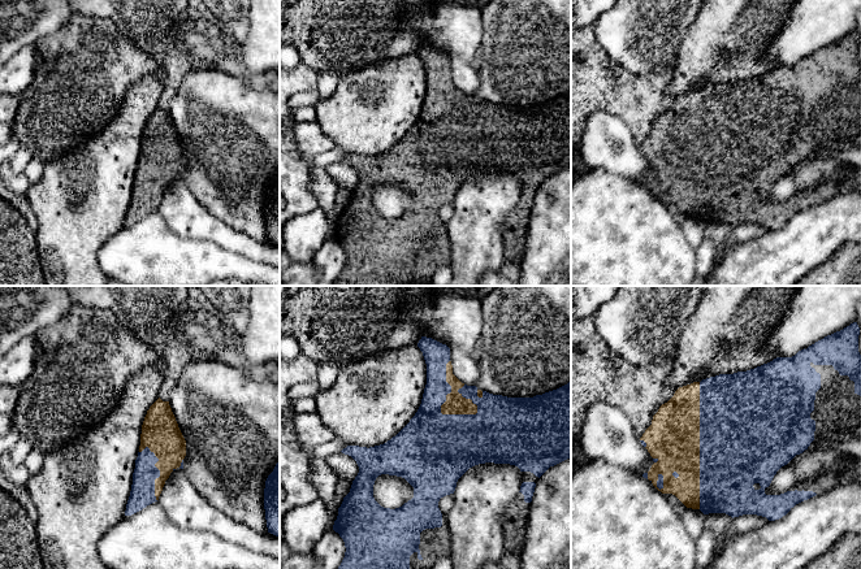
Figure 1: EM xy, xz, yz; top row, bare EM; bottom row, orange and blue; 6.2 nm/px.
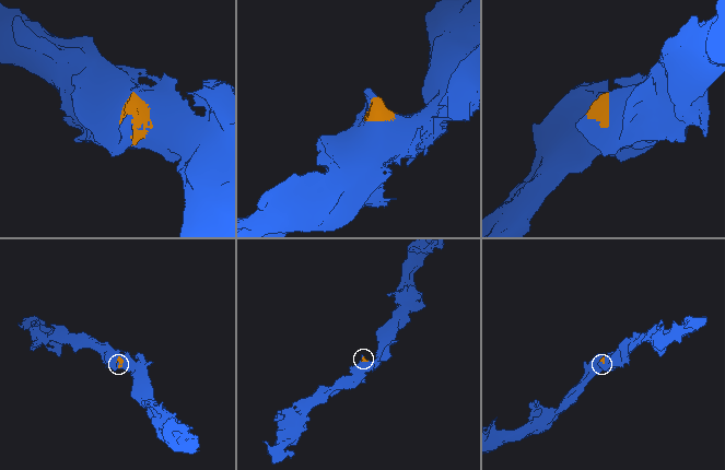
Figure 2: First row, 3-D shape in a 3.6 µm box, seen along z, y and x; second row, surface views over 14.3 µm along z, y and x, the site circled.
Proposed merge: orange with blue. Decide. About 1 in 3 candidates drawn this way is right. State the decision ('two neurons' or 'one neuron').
one neuron

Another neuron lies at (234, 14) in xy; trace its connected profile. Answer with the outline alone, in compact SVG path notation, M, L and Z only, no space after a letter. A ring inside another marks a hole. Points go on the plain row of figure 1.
M202 0L212 14L222 22L243 44L250 31L250 3L251 0Z

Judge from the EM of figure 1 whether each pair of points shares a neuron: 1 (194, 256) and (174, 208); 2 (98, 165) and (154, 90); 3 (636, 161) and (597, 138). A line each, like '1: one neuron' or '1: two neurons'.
1: two neurons
2: one neuron
3: one neuron

